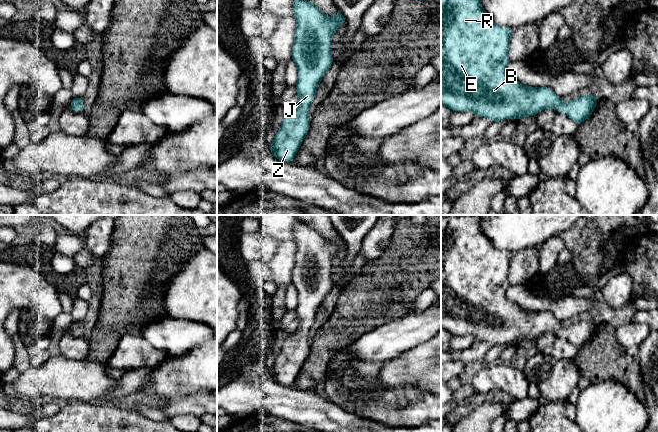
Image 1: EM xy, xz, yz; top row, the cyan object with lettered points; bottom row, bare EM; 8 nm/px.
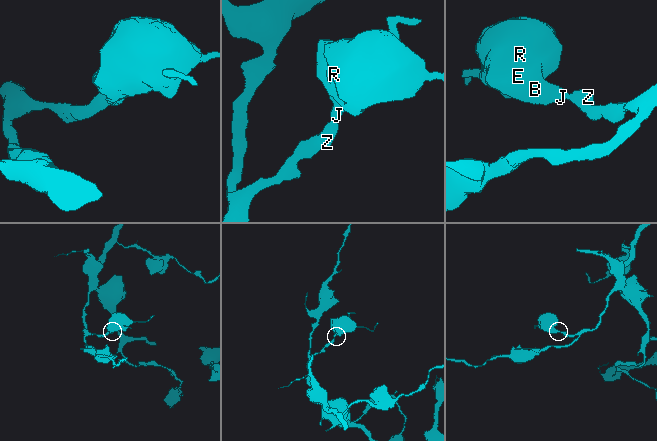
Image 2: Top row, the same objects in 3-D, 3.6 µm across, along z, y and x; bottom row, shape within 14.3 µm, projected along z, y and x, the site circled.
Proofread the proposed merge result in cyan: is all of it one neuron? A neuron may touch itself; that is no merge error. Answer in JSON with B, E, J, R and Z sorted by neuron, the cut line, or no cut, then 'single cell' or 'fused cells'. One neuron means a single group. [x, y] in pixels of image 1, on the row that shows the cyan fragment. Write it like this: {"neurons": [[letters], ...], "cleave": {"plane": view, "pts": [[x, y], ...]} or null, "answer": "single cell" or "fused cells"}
{"neurons": [["B", "E", "J", "R", "Z"]], "cleave": null, "answer": "single cell"}

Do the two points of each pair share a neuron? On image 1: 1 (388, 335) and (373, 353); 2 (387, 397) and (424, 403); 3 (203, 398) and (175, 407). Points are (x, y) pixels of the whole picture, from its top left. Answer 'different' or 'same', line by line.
1: same
2: same
3: same

